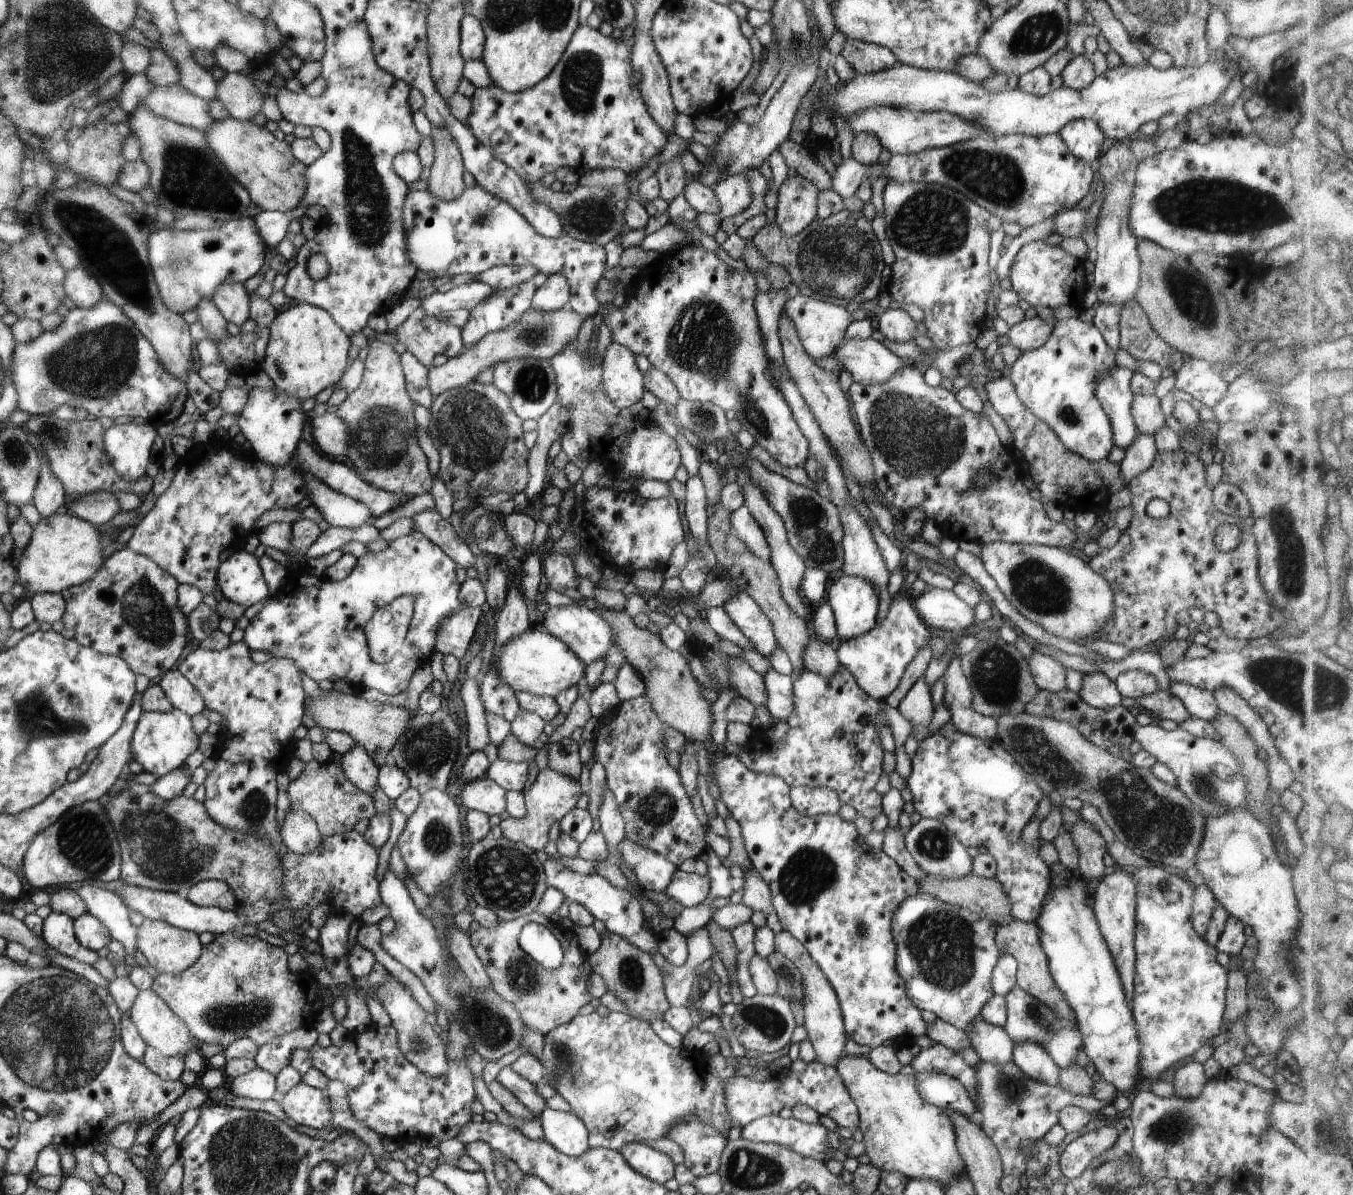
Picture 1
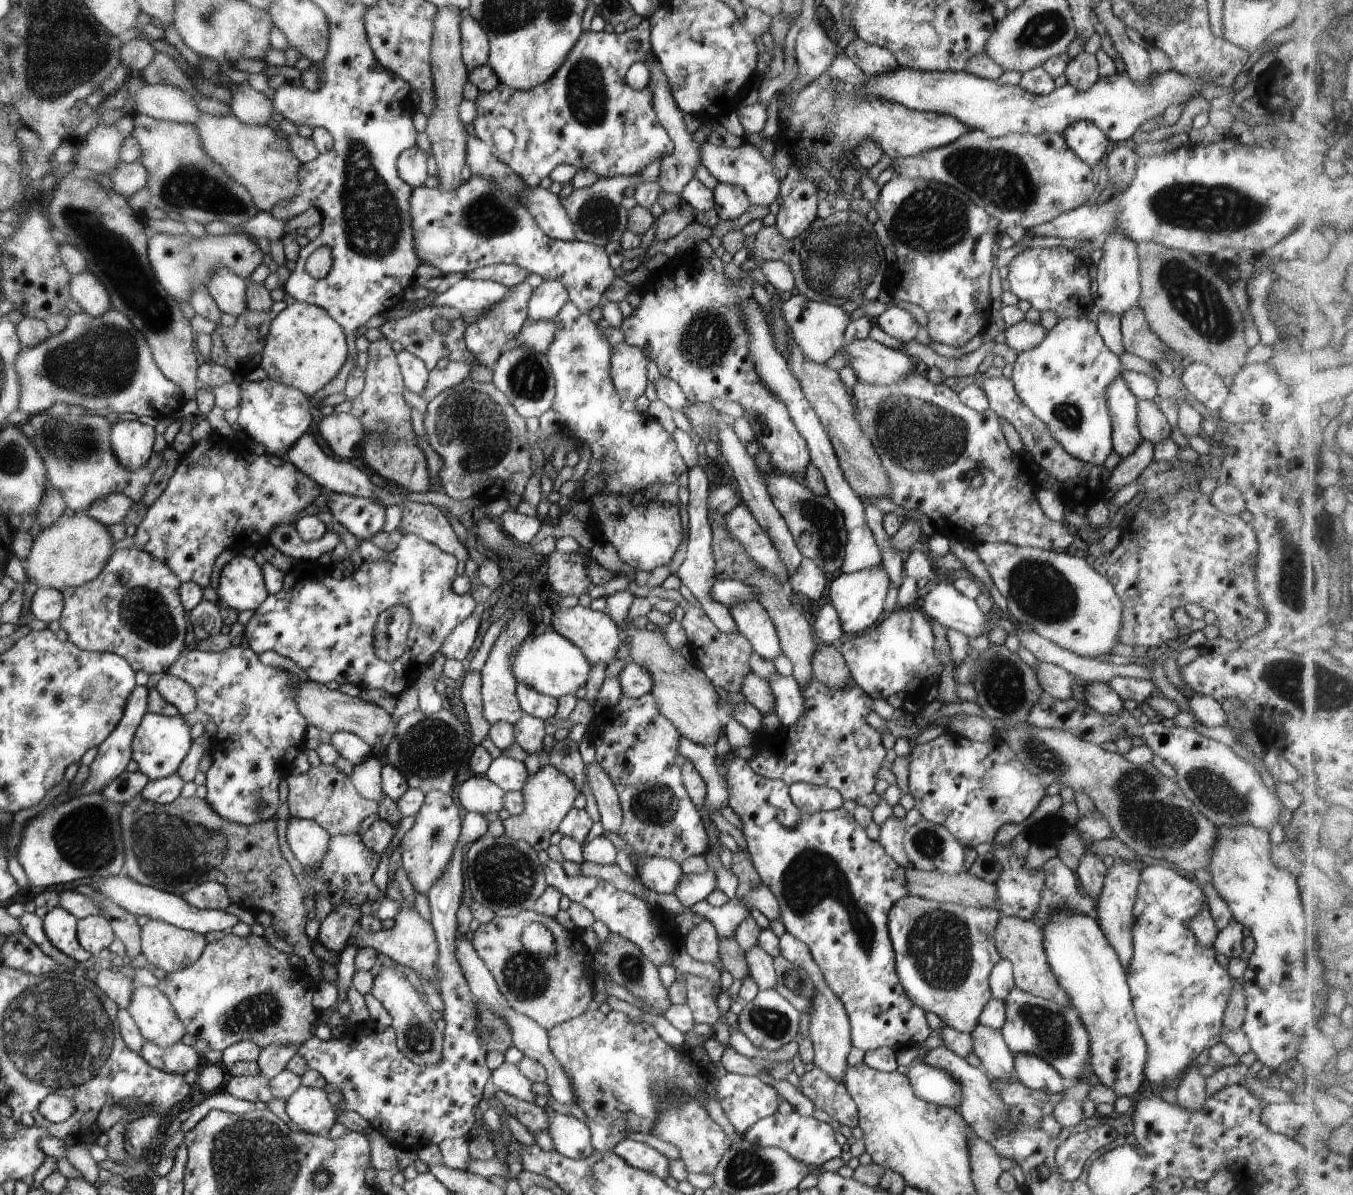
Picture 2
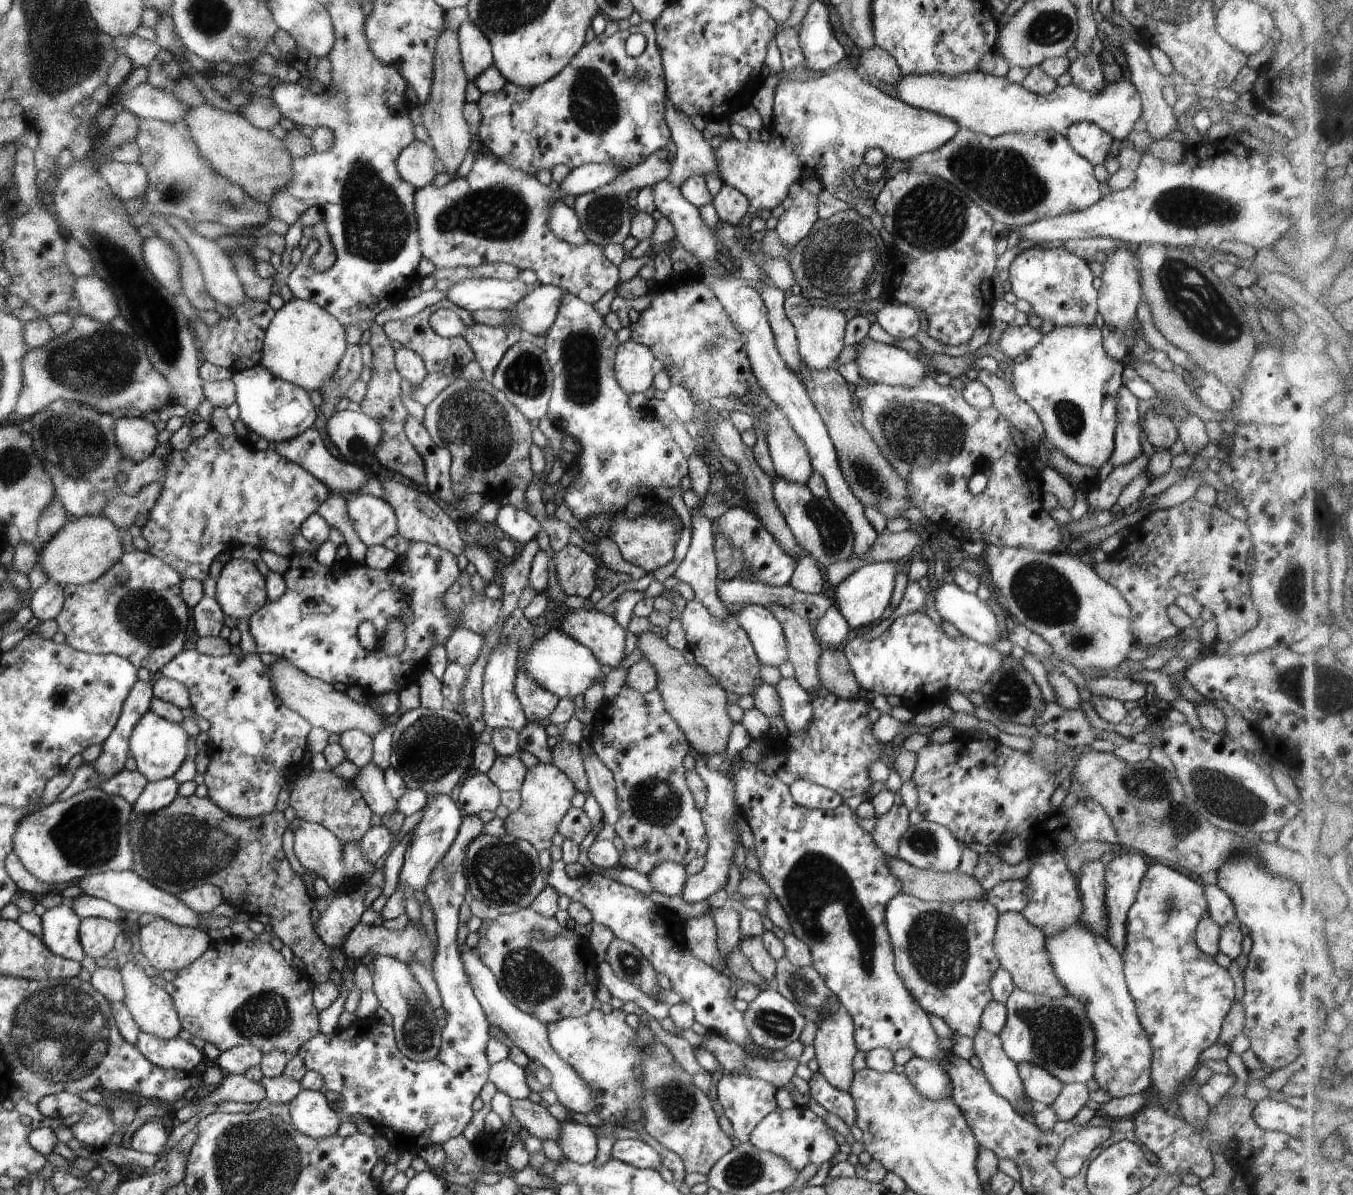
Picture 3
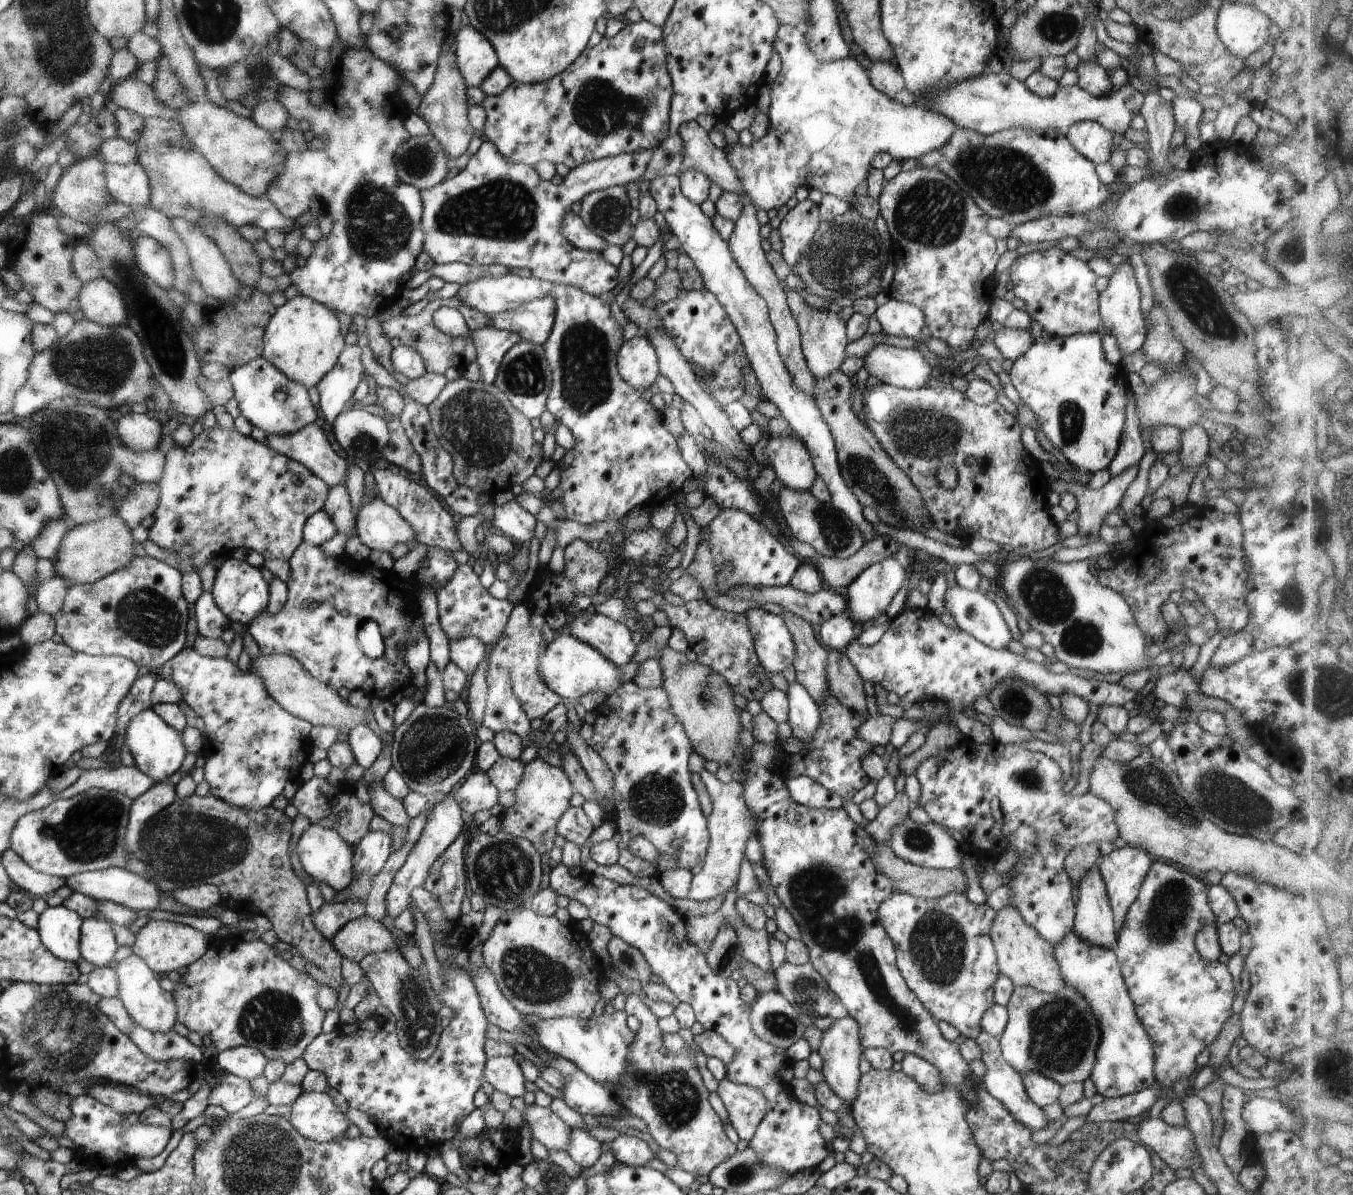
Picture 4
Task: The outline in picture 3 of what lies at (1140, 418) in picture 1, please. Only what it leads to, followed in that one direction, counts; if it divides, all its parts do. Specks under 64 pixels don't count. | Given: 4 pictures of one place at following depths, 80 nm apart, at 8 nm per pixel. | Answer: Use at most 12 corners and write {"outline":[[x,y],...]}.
{"outline":[[1152,409],[1141,423],[1154,448],[1167,448],[1179,438],[1175,422]]}

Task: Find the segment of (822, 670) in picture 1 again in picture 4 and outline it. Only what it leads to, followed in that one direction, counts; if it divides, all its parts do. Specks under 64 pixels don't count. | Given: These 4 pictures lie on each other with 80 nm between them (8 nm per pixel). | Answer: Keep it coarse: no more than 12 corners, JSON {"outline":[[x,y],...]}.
{"outline":[[828,650],[830,694],[869,718],[864,681],[844,650]]}

